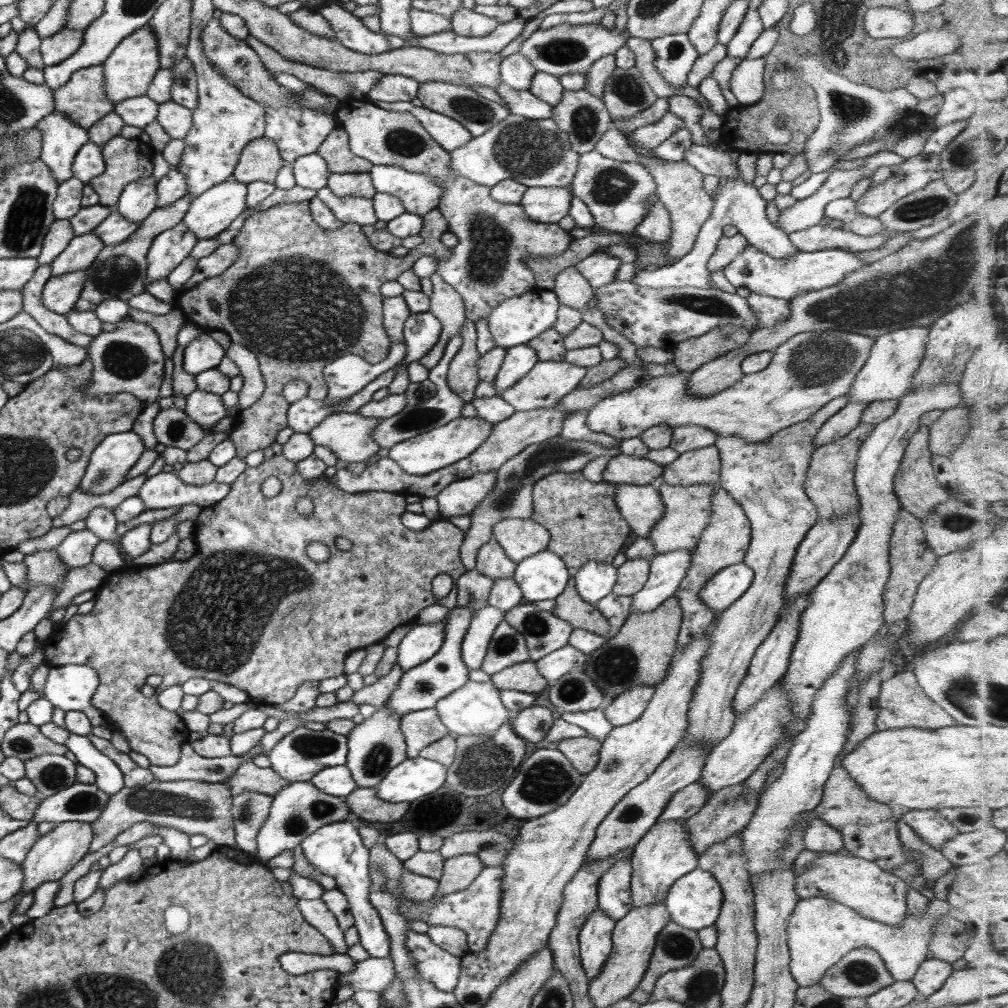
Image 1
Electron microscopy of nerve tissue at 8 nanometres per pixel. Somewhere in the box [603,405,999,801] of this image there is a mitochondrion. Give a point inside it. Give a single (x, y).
(962, 693)

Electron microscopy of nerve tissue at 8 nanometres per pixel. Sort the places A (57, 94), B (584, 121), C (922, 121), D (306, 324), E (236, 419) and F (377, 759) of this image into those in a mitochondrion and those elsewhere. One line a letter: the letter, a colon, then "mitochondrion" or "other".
A: other
B: mitochondrion
C: other
D: mitochondrion
E: other
F: mitochondrion

